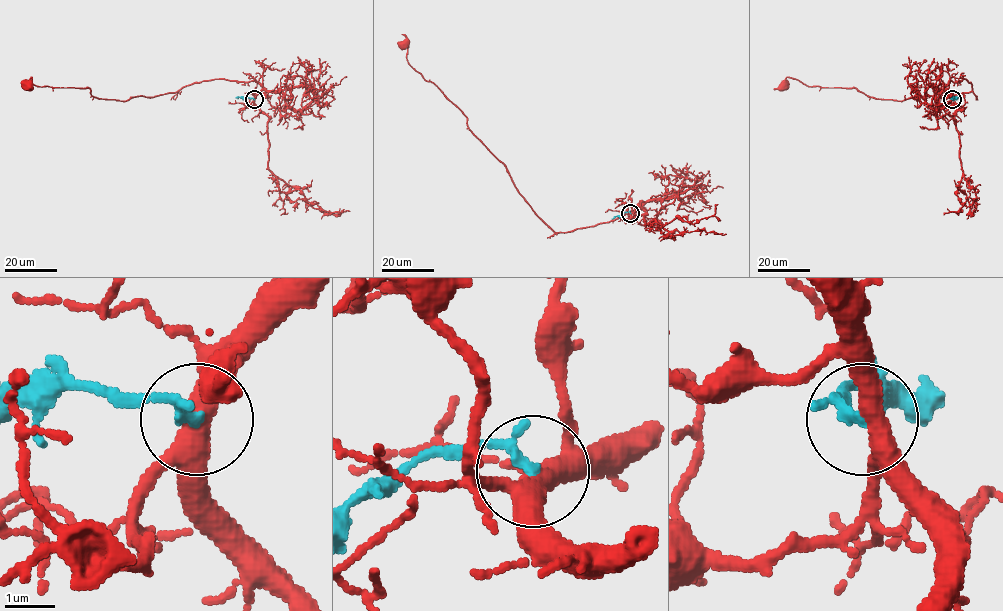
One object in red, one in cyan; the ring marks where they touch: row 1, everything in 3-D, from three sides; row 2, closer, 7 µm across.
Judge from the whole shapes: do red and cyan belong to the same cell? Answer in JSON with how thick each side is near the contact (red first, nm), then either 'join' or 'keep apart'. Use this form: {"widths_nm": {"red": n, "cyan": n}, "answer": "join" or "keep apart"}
{"widths_nm": {"red": 360, "cyan": 140}, "answer": "keep apart"}

